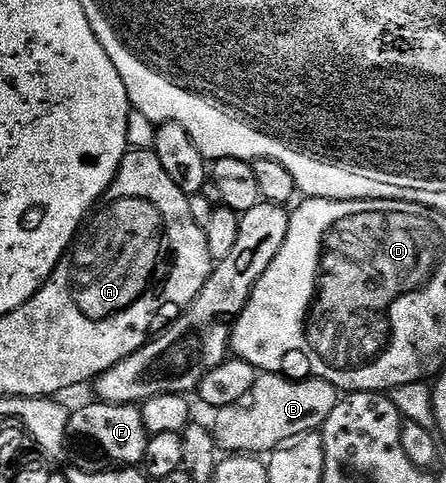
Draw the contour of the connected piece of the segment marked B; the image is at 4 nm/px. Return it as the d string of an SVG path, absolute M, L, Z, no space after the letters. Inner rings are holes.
M262 373L257 376L255 383L244 397L222 407L214 415L212 422L212 434L214 442L218 444L223 452L235 455L253 455L255 457L265 456L267 453L277 451L287 441L297 440L299 437L317 432L325 423L326 418L332 413L337 405L340 392L328 381L305 377L297 383L294 379L285 379L282 373Z

